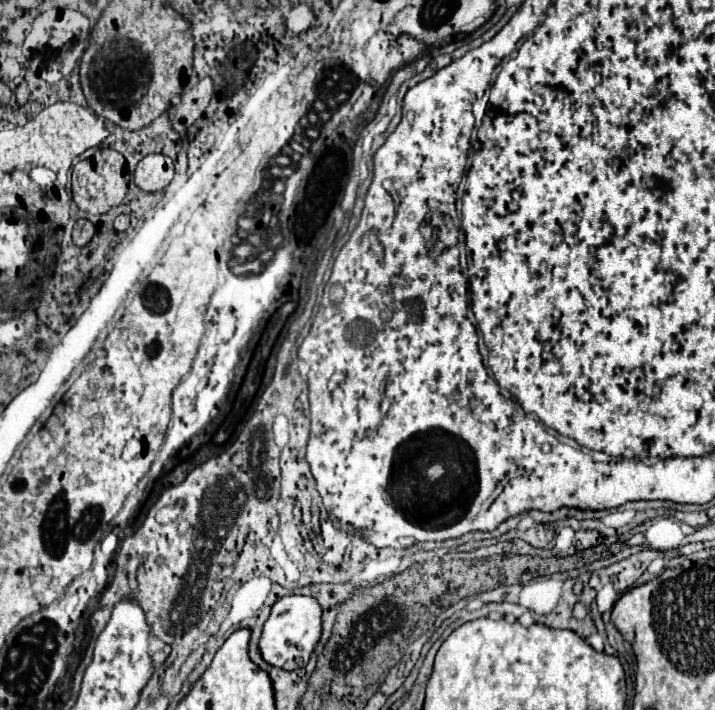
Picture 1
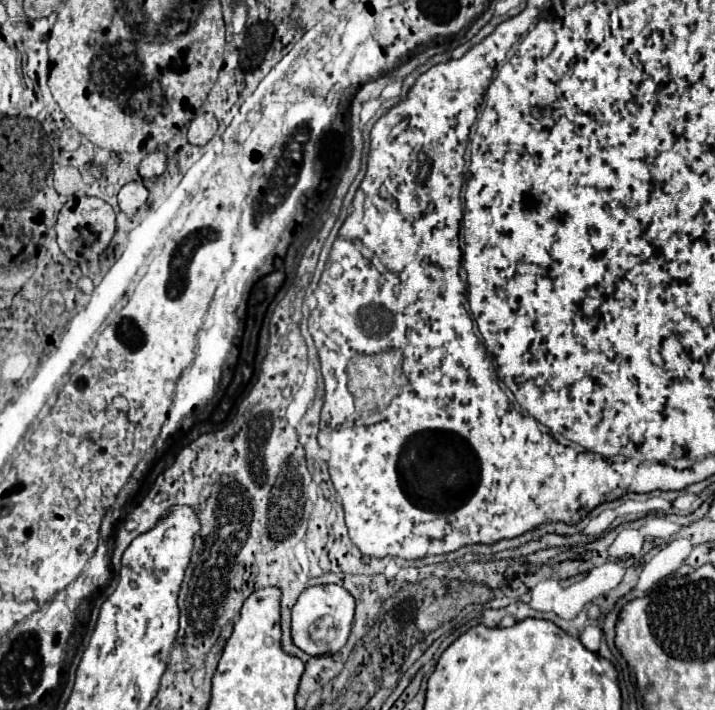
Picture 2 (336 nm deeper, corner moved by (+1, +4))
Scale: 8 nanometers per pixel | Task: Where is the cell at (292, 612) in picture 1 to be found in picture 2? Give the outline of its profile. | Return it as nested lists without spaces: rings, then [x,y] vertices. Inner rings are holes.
[[[339,585],[307,587],[291,609],[291,639],[307,655],[335,655],[349,637],[355,613],[355,599]]]

